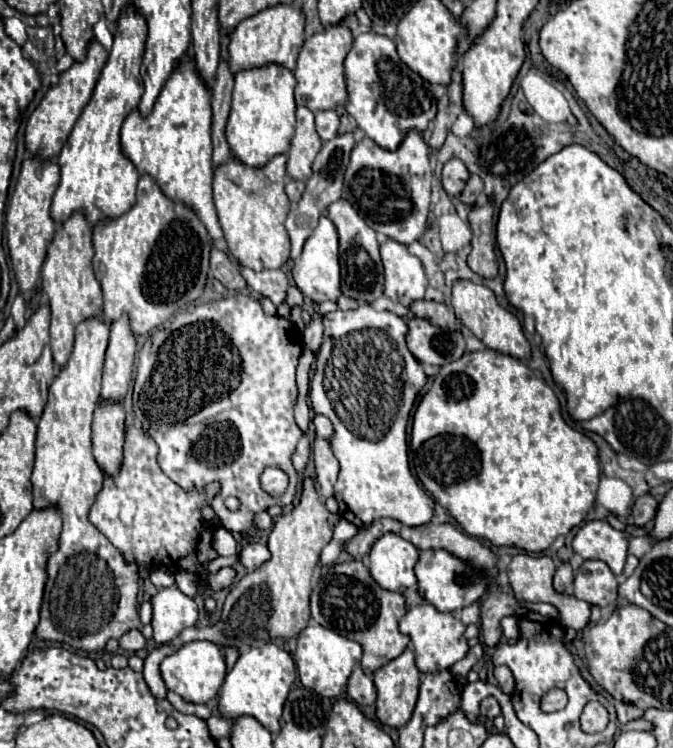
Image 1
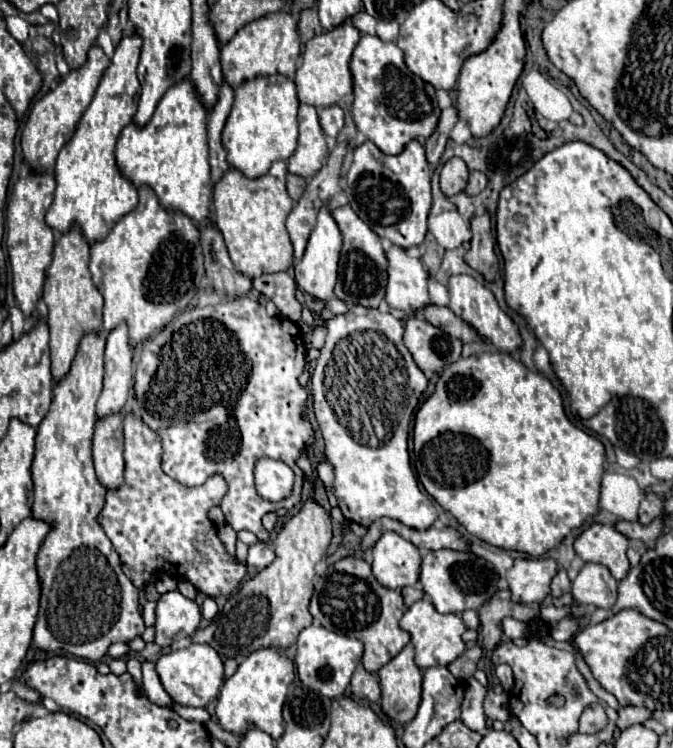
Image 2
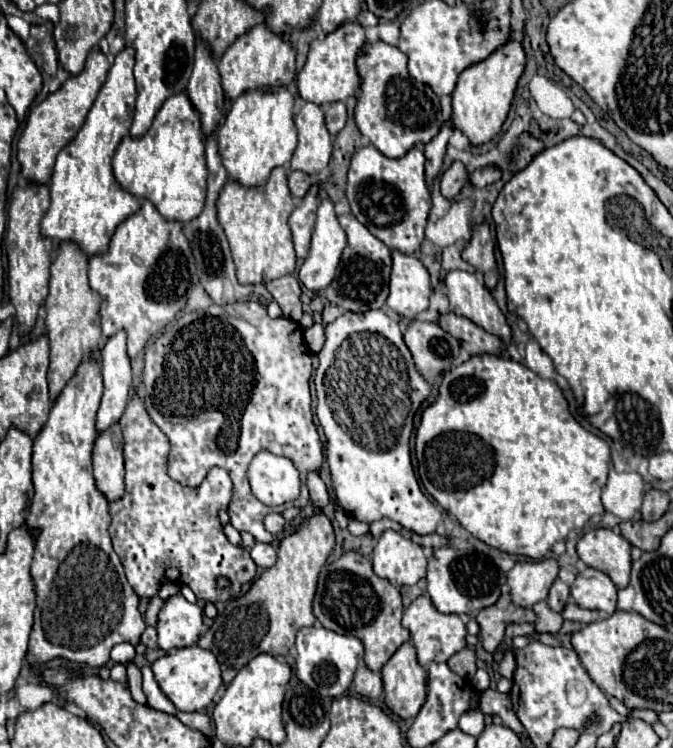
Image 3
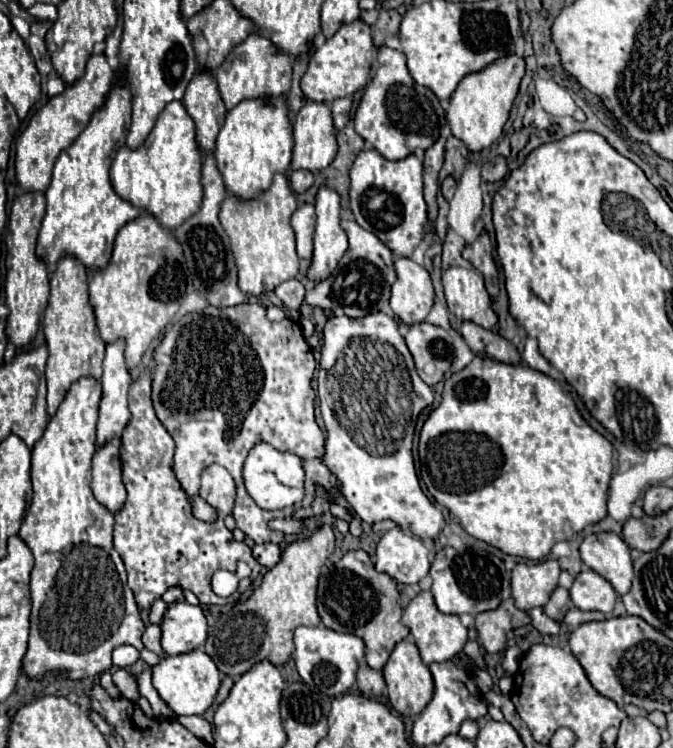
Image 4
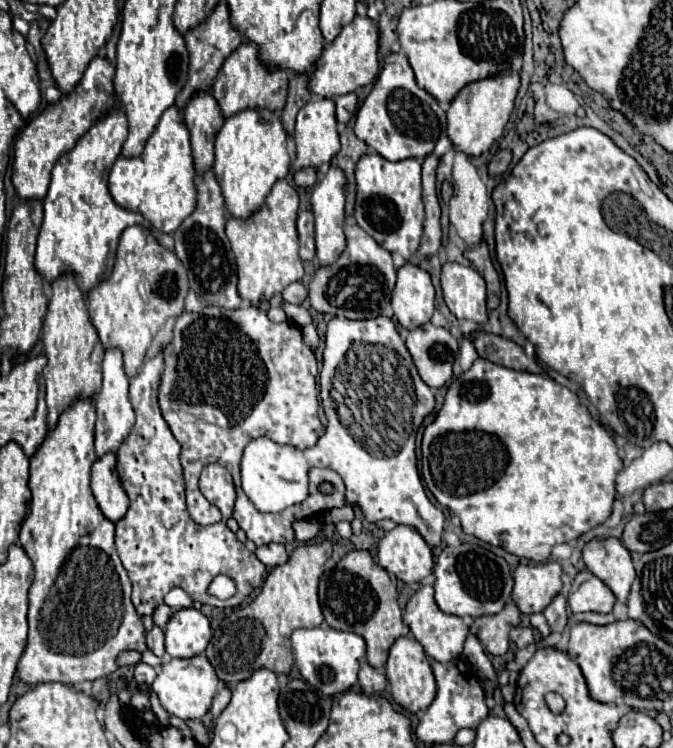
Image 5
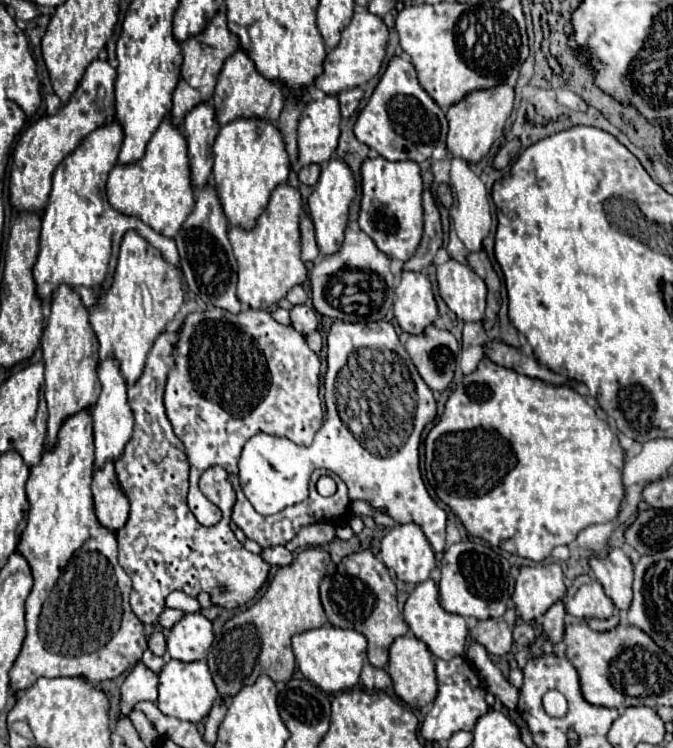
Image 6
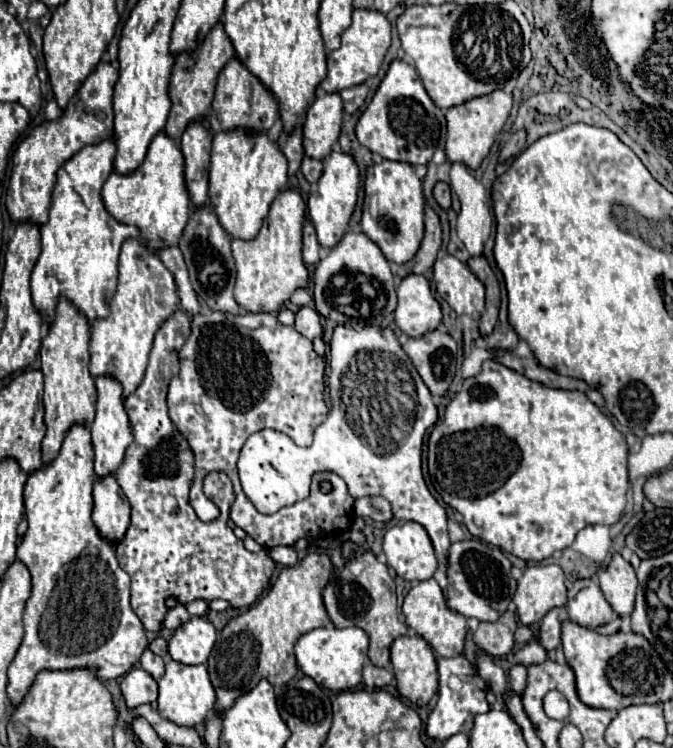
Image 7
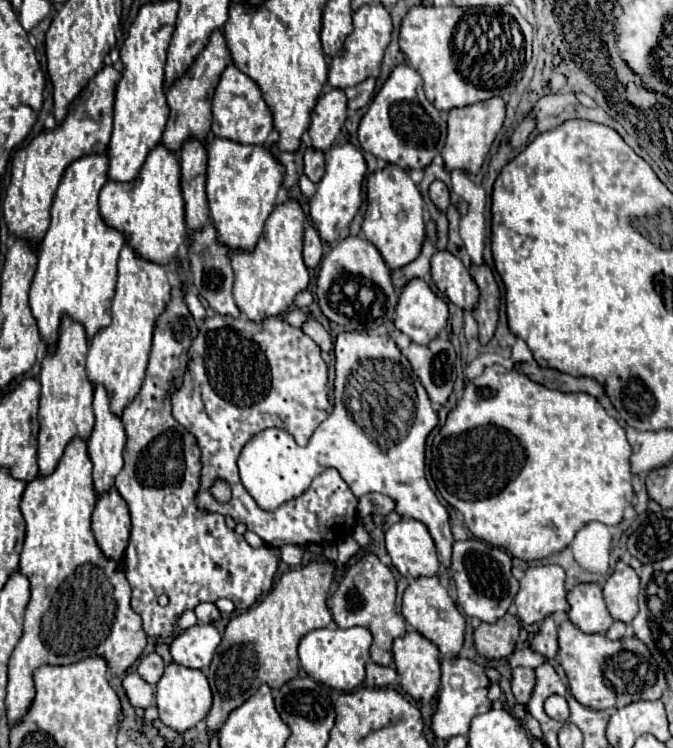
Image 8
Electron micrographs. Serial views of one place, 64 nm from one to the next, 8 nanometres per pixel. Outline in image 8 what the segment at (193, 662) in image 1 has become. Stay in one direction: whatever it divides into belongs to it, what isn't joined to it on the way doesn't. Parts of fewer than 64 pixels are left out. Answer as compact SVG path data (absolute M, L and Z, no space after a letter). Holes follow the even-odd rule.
M170 662L156 688L158 688L156 690L158 718L166 726L170 726L178 732L186 732L188 728L194 728L200 720L204 720L208 716L208 712L212 708L212 690L210 690L208 678L202 670L194 670L194 668L186 668L176 662Z

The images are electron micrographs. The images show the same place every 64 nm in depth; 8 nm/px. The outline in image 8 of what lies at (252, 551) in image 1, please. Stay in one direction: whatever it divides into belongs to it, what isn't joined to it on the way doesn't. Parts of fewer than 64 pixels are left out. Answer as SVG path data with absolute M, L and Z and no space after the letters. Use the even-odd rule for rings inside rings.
M282 546L282 548L278 548L276 554L288 566L298 566L302 562L302 548L300 546Z

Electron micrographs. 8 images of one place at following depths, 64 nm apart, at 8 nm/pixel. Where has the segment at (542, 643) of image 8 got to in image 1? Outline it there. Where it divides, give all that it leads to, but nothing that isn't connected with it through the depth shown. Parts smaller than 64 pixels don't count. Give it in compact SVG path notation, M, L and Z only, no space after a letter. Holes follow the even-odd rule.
M564 562L556 574L554 574L554 588L558 592L568 592L570 594L570 588L572 588L572 580L574 580L574 574L572 574L572 566L568 562Z

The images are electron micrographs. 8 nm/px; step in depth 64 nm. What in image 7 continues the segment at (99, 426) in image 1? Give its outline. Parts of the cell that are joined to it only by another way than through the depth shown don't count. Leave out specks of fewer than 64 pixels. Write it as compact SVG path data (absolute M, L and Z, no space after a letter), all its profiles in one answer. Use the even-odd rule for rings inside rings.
M114 474L94 480L94 512L92 520L104 538L118 542L130 522L130 504L124 498Z

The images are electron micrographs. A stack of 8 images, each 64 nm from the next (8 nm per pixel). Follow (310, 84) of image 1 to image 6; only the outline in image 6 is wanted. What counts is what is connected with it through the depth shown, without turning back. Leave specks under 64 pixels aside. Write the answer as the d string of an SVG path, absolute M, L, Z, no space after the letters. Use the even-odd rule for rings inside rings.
M356 12L352 16L352 22L344 28L340 44L328 50L324 58L324 72L316 76L314 86L328 96L338 96L344 90L352 90L366 84L378 74L382 66L382 60L386 54L386 42L388 42L388 28L382 22L382 18L370 12Z

